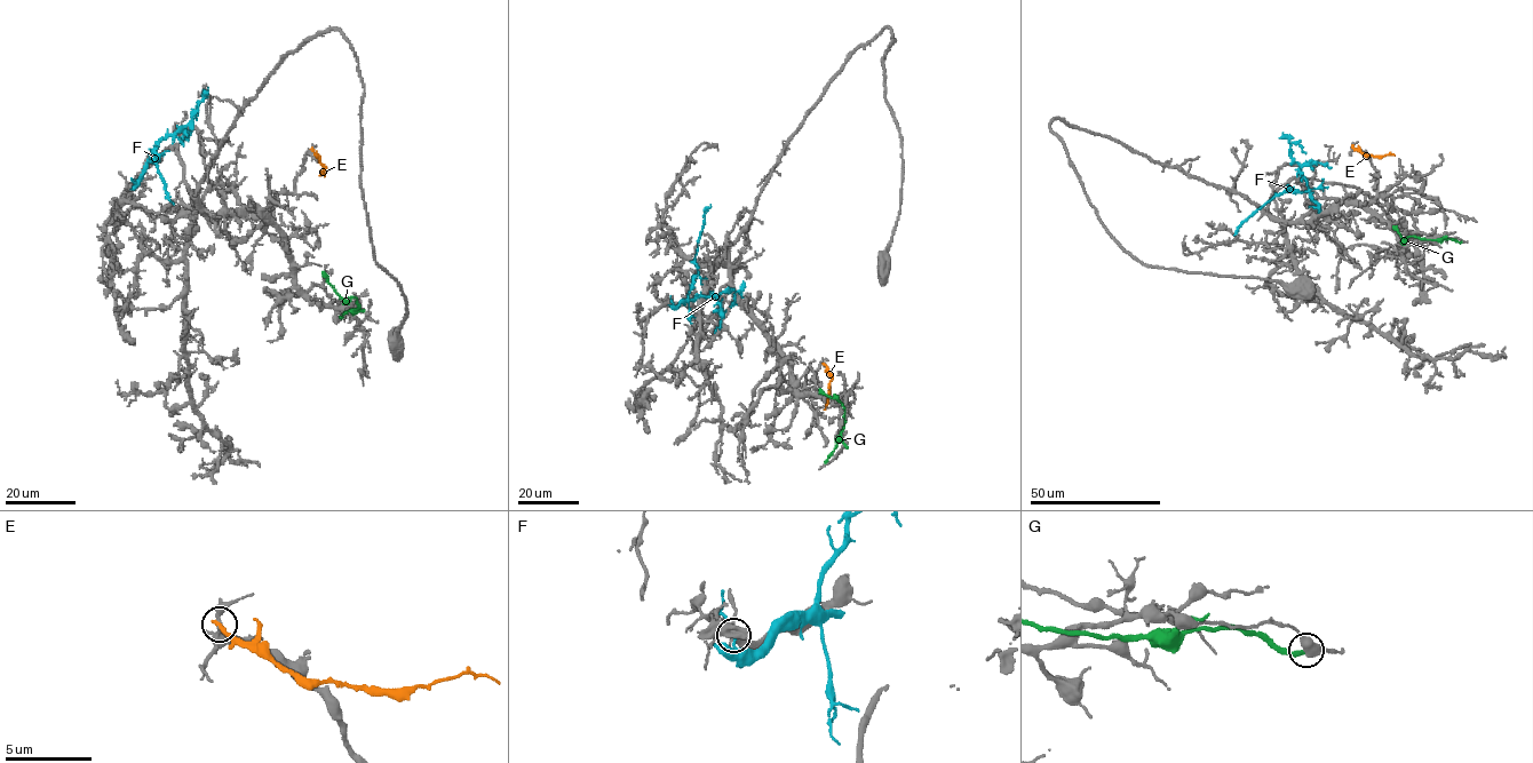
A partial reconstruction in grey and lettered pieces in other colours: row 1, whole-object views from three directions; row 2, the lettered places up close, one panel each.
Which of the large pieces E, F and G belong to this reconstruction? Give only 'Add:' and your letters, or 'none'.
Add: none

